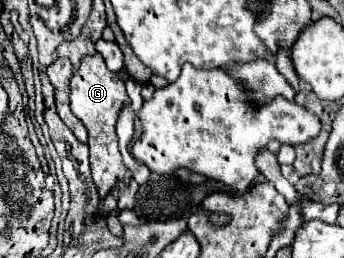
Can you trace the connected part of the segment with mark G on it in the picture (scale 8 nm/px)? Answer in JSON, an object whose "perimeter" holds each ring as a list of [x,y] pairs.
{"perimeter":[[[100,53],[88,55],[82,59],[80,69],[70,79],[70,107],[72,113],[86,125],[88,129],[88,147],[90,147],[90,167],[92,167],[92,179],[98,187],[100,197],[106,197],[106,193],[118,183],[118,181],[130,181],[132,173],[122,161],[122,155],[118,151],[118,139],[116,139],[116,117],[120,107],[128,101],[124,81],[118,77],[118,73],[108,71],[104,59]]]}

